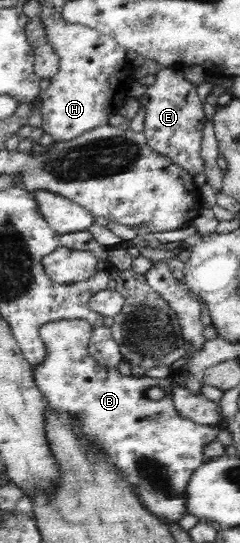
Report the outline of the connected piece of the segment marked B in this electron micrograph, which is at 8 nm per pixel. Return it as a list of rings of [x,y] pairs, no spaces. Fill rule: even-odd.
[[[84,320],[56,321],[44,326],[40,334],[48,346],[48,357],[33,368],[36,385],[50,406],[78,418],[78,426],[82,428],[80,431],[82,442],[88,446],[94,442],[94,446],[102,448],[109,454],[109,463],[119,467],[127,481],[130,481],[134,487],[138,485],[136,493],[140,493],[140,501],[144,501],[144,505],[148,505],[148,509],[152,509],[156,517],[167,525],[178,524],[182,515],[185,515],[185,507],[183,507],[185,486],[188,485],[193,470],[206,461],[204,447],[212,441],[217,441],[216,437],[223,425],[195,424],[177,415],[176,408],[173,407],[173,387],[167,377],[154,378],[145,374],[143,376],[130,374],[126,377],[118,368],[112,369],[96,363],[88,351],[92,333],[92,325],[88,325]],[[155,385],[165,390],[165,395],[160,400],[150,400],[145,395],[145,392]]]

